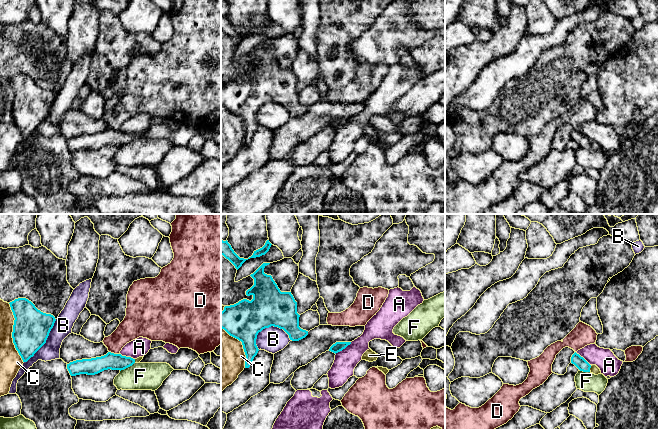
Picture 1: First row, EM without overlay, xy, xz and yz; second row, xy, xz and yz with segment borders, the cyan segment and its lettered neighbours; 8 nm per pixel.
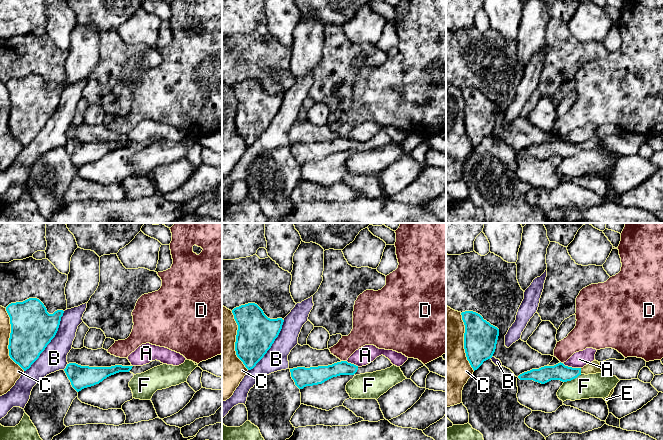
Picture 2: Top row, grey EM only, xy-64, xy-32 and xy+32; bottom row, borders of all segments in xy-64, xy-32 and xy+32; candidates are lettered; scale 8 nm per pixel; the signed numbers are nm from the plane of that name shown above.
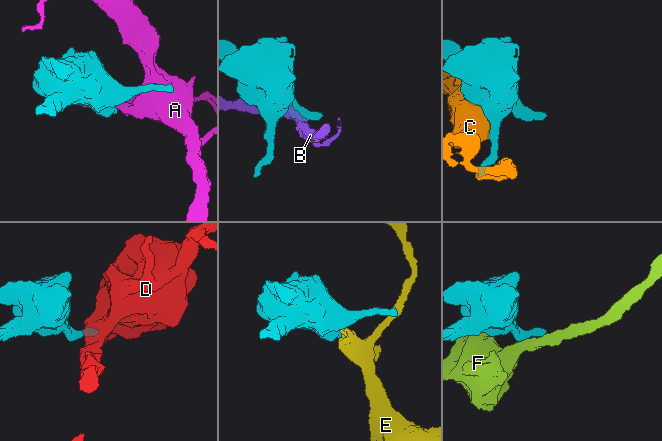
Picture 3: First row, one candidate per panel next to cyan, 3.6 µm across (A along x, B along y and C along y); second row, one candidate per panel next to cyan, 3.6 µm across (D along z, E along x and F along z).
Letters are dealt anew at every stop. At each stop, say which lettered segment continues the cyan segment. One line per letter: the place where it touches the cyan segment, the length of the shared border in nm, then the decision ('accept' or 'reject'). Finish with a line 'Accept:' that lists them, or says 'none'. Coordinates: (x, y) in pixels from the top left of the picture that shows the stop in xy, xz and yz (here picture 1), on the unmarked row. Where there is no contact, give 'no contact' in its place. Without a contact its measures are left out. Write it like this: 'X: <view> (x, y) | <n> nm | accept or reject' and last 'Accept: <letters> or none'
A: xz (343, 124) | 160 nm | reject
B: xz (270, 102) | 300 nm | reject
C: xy (12, 109) | 500 nm | reject
D: xy (113, 129) | 80 nm | reject
E: yz (590, 143) | 40 nm | accept
F: xy (127, 143) | 140 nm | reject
Accept: E

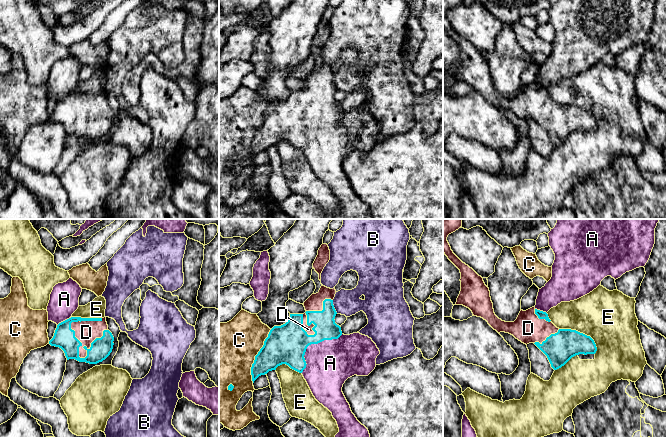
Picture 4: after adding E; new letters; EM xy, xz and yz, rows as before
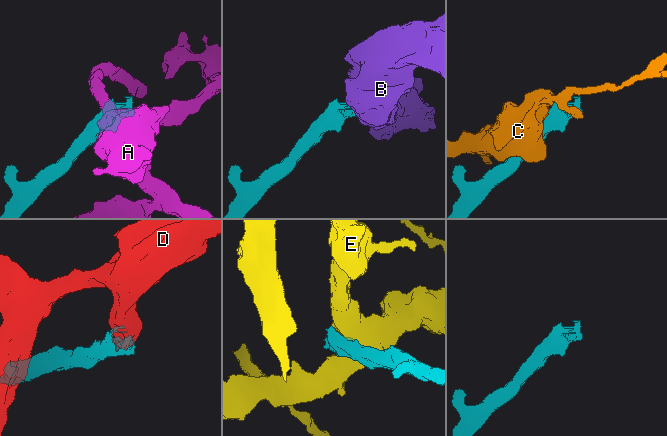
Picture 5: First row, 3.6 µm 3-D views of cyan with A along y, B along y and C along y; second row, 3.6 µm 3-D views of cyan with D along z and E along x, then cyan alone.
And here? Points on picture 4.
A: xz (312, 119) | 460 nm | reject
B: xz (333, 83) | 120 nm | reject
C: xz (255, 132) | 460 nm | reject
D: xy (70, 101) | 380 nm | accept
E: yz (582, 109) | 360 nm | reject
Accept: D

